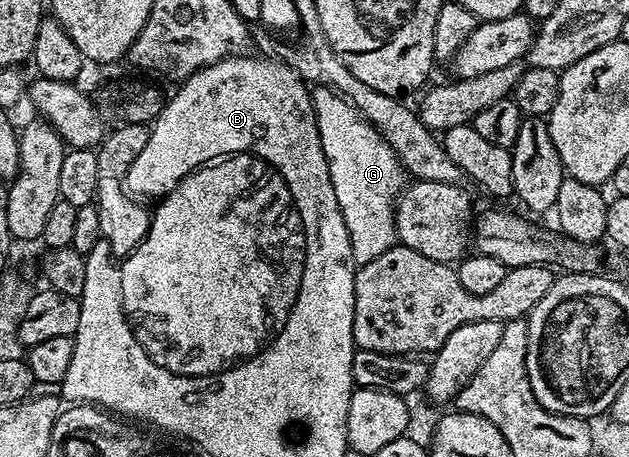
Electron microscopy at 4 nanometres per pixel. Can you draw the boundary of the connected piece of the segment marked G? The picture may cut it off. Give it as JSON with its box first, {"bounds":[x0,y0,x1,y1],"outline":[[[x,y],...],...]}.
{"bounds":[311,87,406,266],"outline":[[[323,87],[313,88],[311,94],[318,135],[322,139],[322,151],[330,167],[330,183],[334,183],[334,195],[338,195],[338,207],[342,211],[342,219],[350,235],[352,260],[357,266],[362,266],[370,263],[370,259],[378,259],[378,255],[382,255],[397,244],[394,202],[406,184],[406,174],[404,168],[400,166],[400,160],[396,158],[392,148],[384,142],[380,132],[345,97],[341,97],[333,89]]]}

